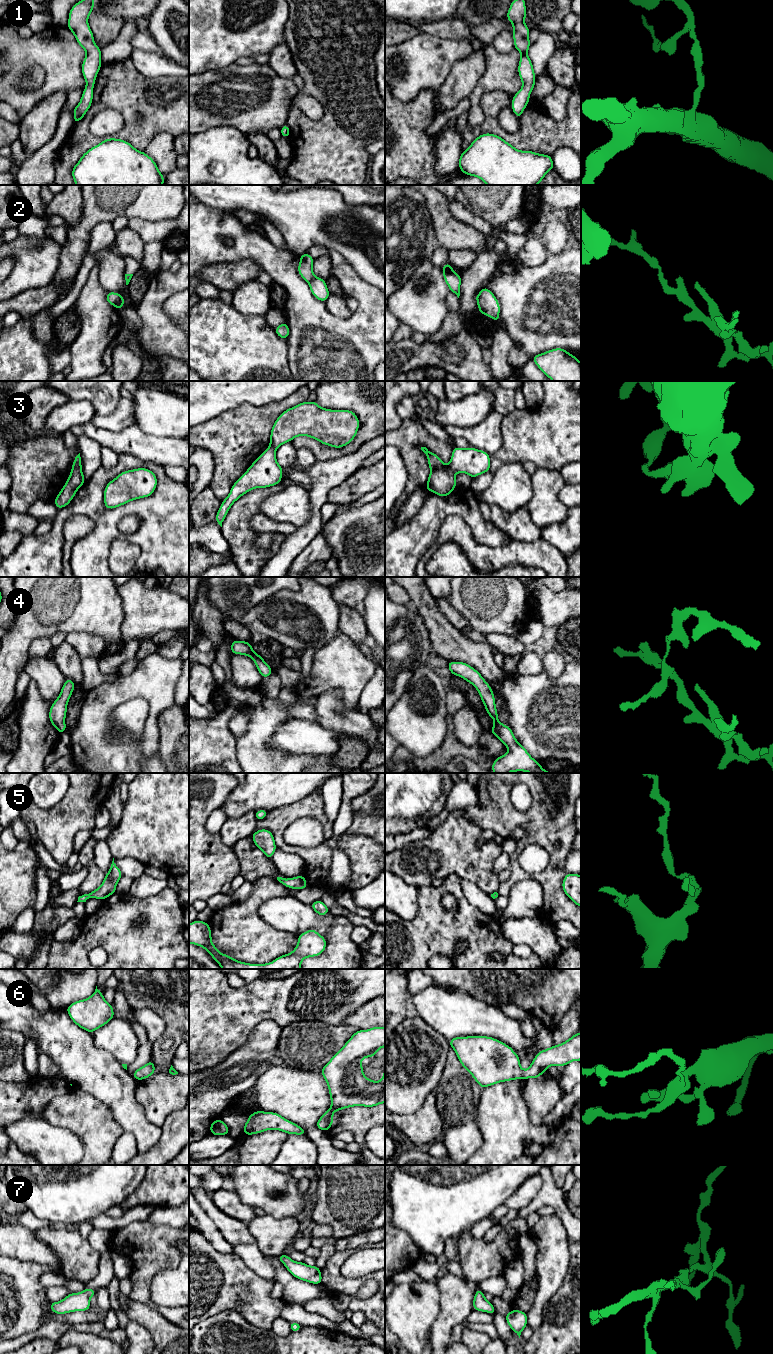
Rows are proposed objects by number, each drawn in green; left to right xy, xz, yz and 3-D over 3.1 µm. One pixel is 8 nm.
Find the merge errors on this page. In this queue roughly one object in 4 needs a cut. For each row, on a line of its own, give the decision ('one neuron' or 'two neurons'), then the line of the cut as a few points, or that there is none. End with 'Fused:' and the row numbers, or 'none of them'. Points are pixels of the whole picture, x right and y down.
1: one neuron | no cut
2: two neurons | xy (121, 296), (114, 305)
3: two neurons | xy (80, 464), (72, 470)
4: one neuron | no cut
5: one neuron | no cut
6: one neuron | no cut
7: one neuron | no cut
Fused: 2, 3

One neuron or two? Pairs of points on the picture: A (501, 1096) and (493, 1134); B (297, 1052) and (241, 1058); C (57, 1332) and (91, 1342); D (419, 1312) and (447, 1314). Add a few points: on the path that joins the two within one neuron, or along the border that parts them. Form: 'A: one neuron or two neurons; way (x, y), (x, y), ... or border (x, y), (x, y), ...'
A: one neuron; way (501, 1105), (501, 1125)
B: two neurons; border (280, 1032), (274, 1055)
C: two neurons; border (86, 1331), (68, 1329), (56, 1342)
D: two neurons; border (437, 1289), (439, 1293), (439, 1312), (428, 1334)

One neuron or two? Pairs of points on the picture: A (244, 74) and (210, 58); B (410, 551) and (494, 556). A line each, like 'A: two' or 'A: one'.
A: two
B: two

